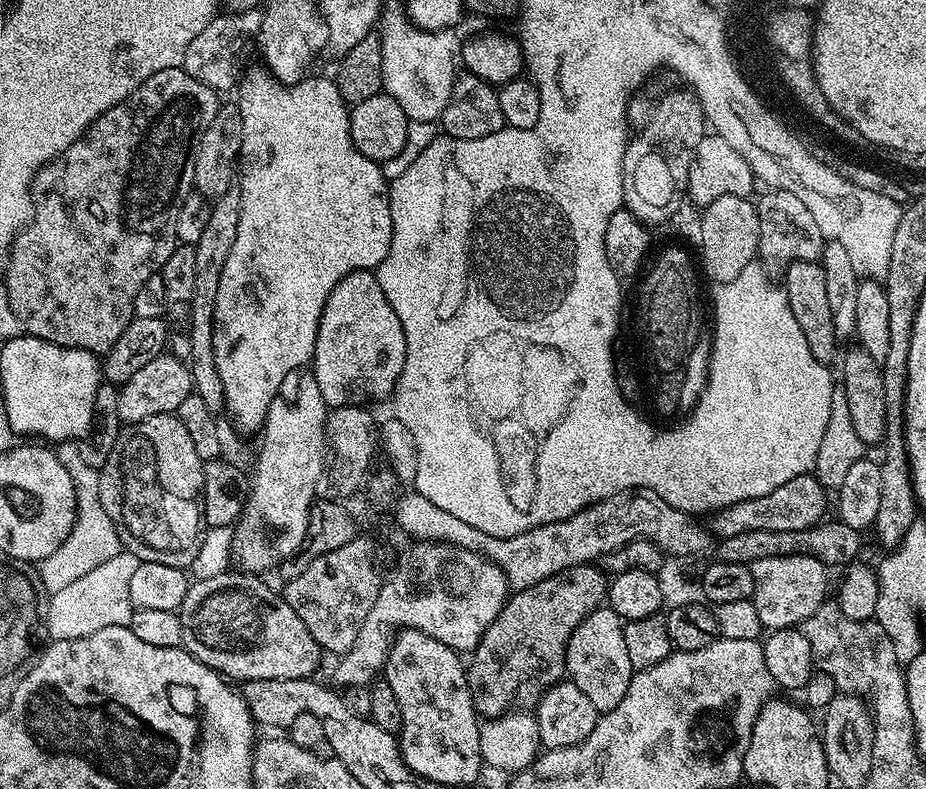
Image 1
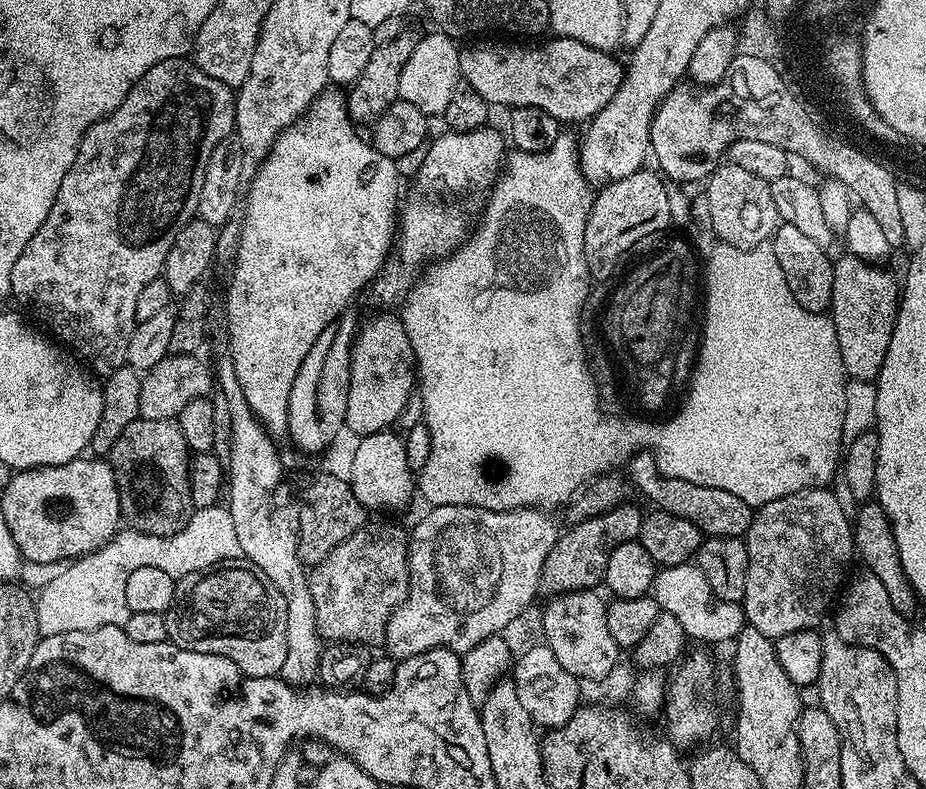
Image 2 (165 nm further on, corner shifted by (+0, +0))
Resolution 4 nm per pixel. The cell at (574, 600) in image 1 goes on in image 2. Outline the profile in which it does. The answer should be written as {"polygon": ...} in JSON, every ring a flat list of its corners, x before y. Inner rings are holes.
{"polygon":[[625,502,594,518,580,520,568,526,572,528,565,527,546,554,546,562,540,575,541,589,545,593,548,591,548,594,587,592,595,589,604,579,610,554,622,542,637,539,643,521,642,512,639,512,632,502]]}

